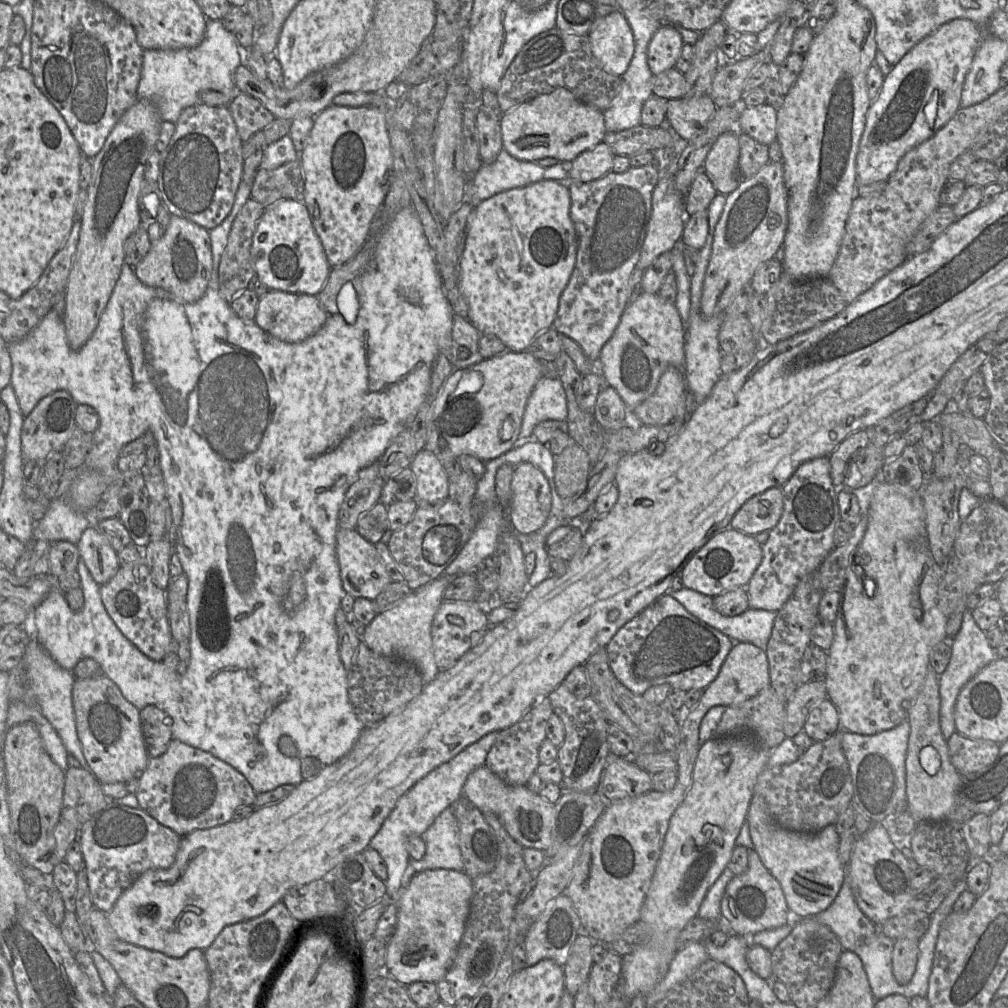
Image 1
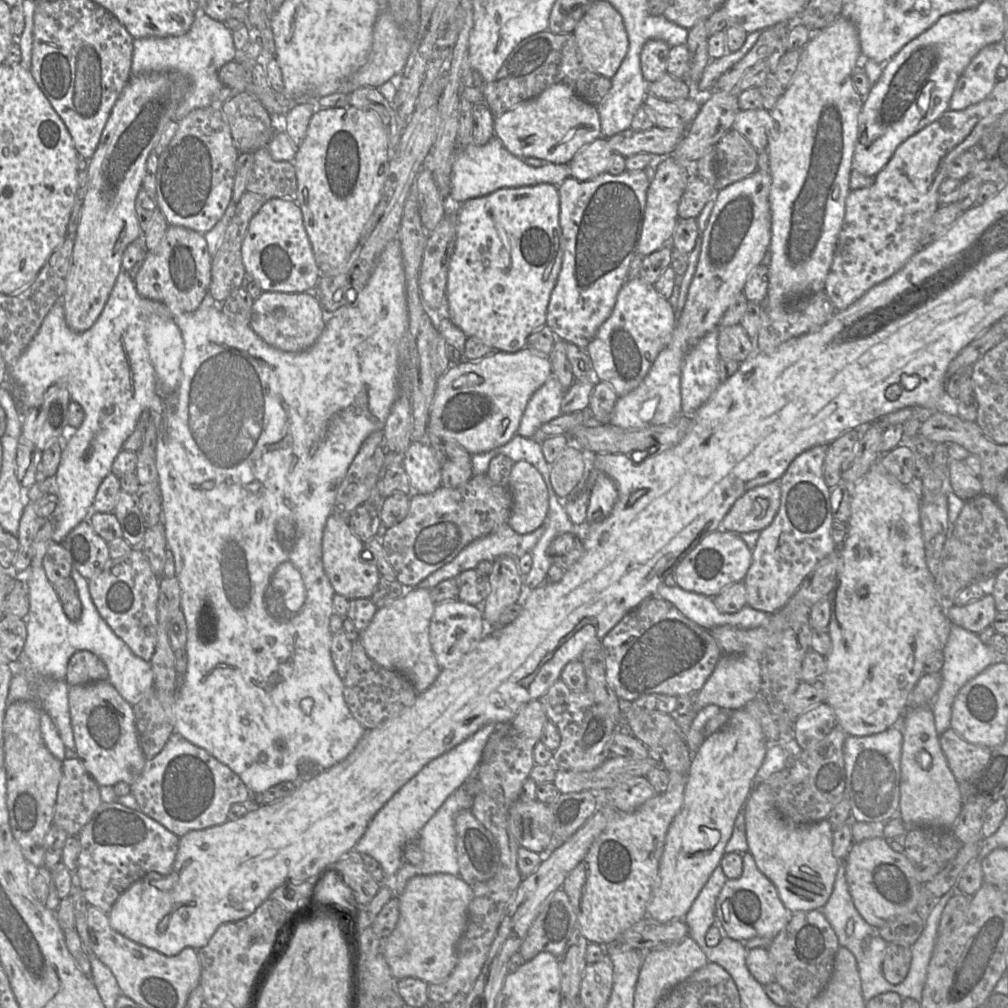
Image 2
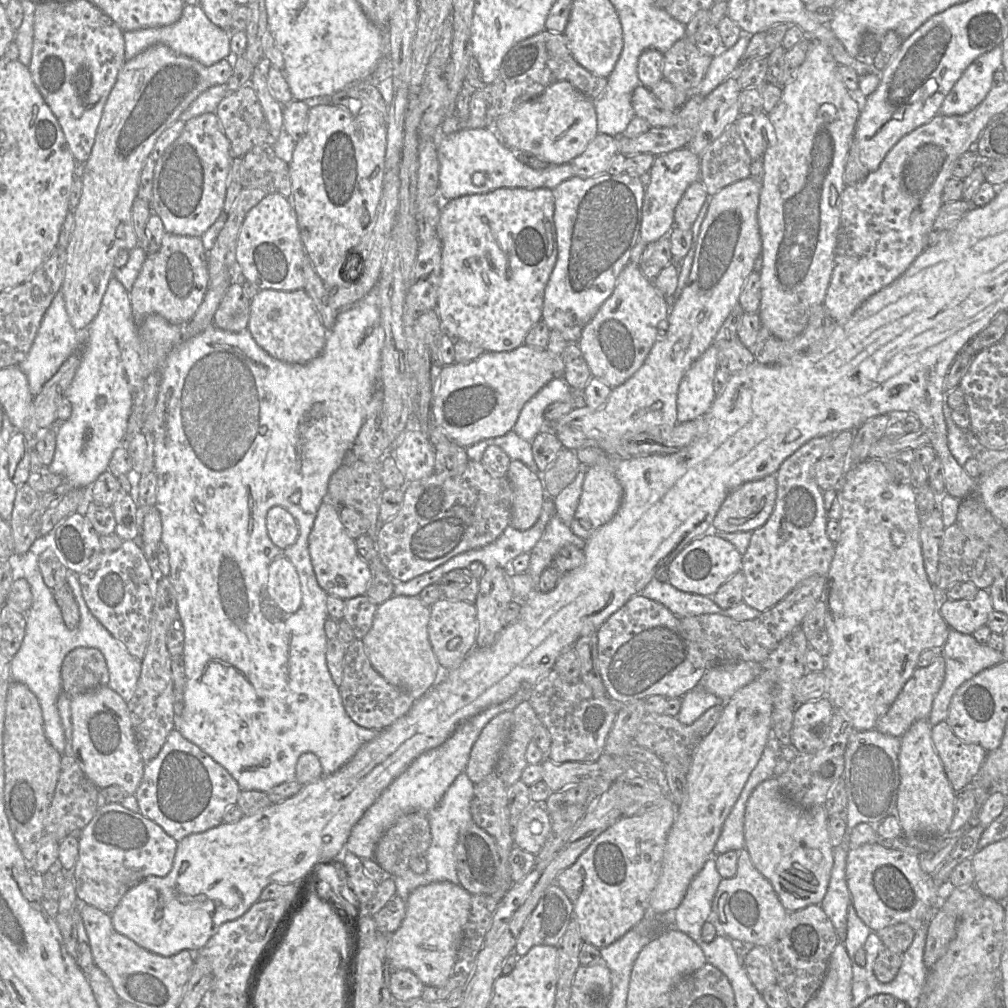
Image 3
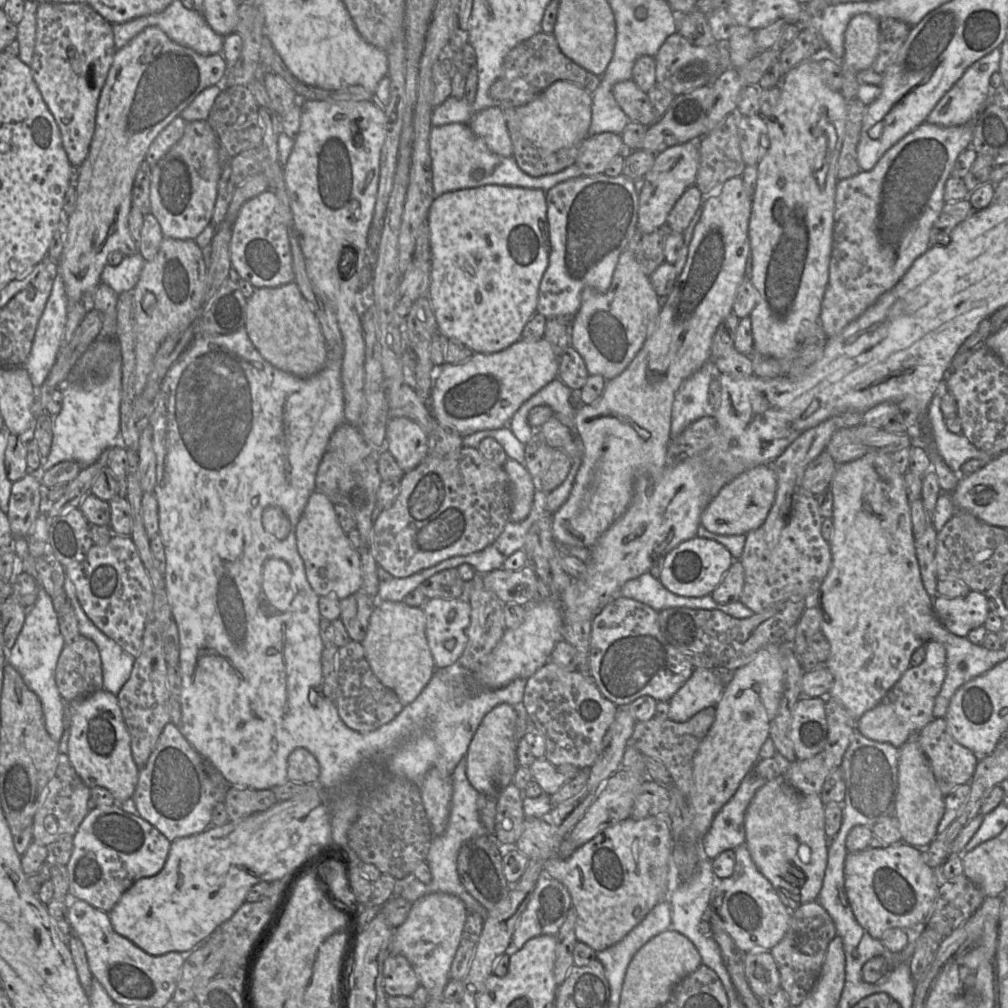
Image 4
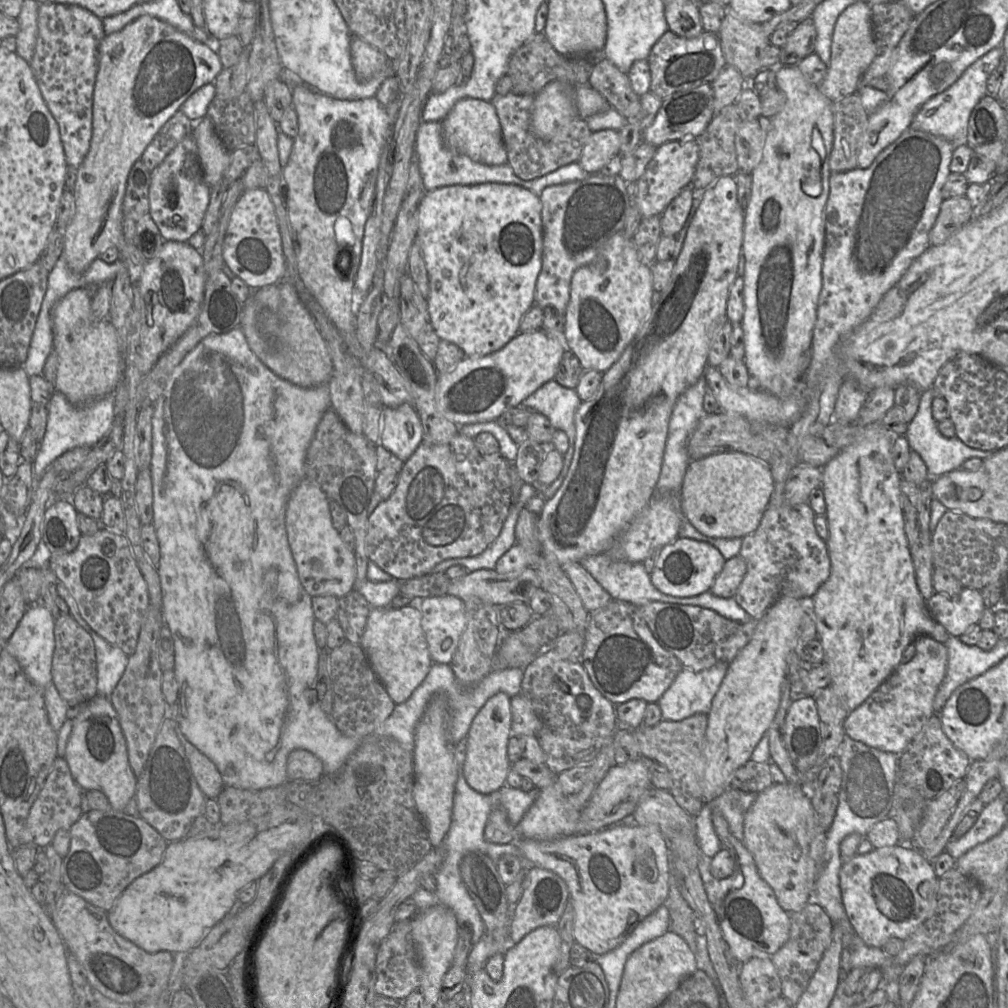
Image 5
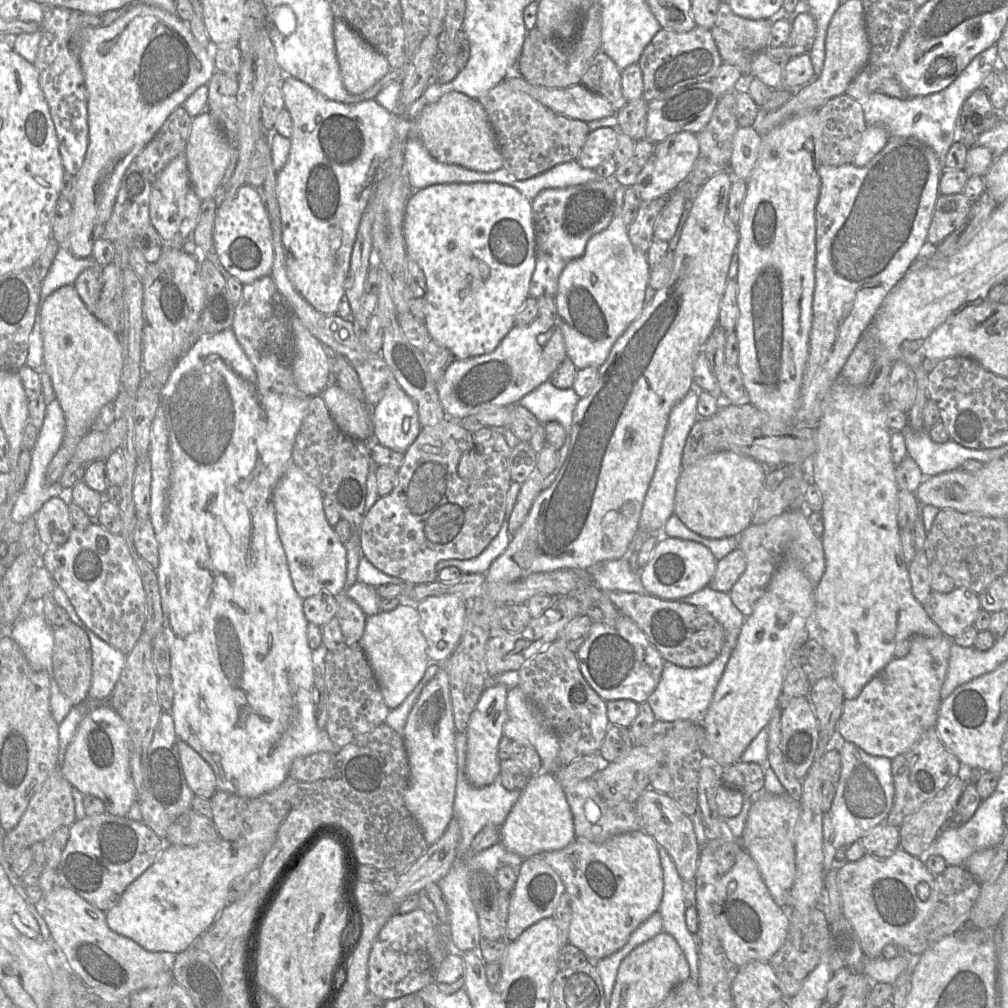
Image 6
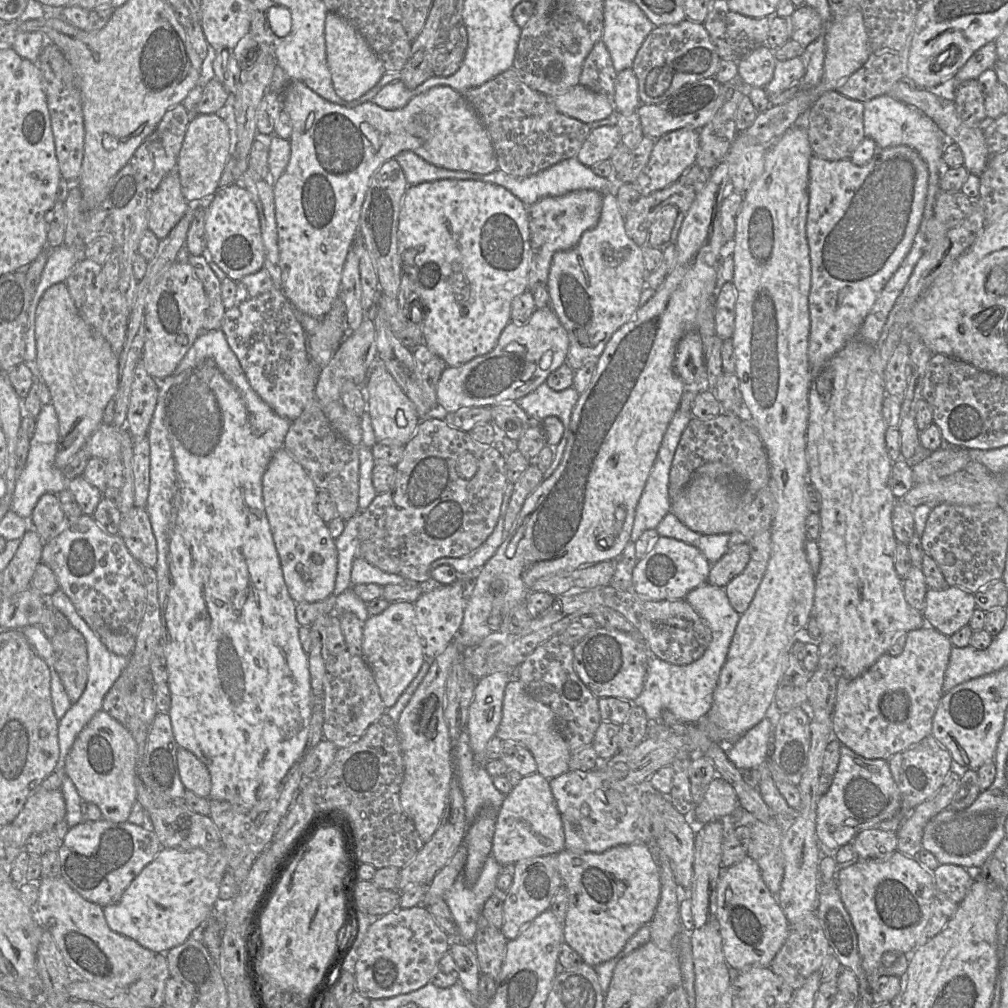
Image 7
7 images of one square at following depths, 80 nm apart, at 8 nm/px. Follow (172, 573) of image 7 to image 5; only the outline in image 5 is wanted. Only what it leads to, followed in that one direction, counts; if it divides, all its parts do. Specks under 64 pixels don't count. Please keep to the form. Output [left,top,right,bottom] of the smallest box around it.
[151,326,364,790]

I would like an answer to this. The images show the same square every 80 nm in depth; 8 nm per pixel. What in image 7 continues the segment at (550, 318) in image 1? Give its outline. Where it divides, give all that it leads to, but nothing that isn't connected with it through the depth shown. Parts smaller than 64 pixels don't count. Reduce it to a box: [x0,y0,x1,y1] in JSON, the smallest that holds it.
[397,179,530,367]

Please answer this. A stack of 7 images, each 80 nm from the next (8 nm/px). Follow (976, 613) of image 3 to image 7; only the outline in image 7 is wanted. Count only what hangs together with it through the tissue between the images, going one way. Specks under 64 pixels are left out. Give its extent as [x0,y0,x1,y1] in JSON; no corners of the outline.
[923,586,976,637]

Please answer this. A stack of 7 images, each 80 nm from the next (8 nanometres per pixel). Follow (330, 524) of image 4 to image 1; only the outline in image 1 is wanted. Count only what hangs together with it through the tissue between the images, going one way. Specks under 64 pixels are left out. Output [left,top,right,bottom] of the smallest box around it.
[336,528,391,601]

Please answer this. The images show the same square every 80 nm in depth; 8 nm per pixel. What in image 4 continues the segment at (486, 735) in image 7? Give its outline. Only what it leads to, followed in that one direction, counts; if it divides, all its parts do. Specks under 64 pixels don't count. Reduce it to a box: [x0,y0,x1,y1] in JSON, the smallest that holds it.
[466,703,517,795]

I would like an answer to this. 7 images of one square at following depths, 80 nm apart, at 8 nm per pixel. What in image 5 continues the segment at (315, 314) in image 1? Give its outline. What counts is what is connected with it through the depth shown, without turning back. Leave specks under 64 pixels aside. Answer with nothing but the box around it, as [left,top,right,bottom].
[240,280,333,388]

